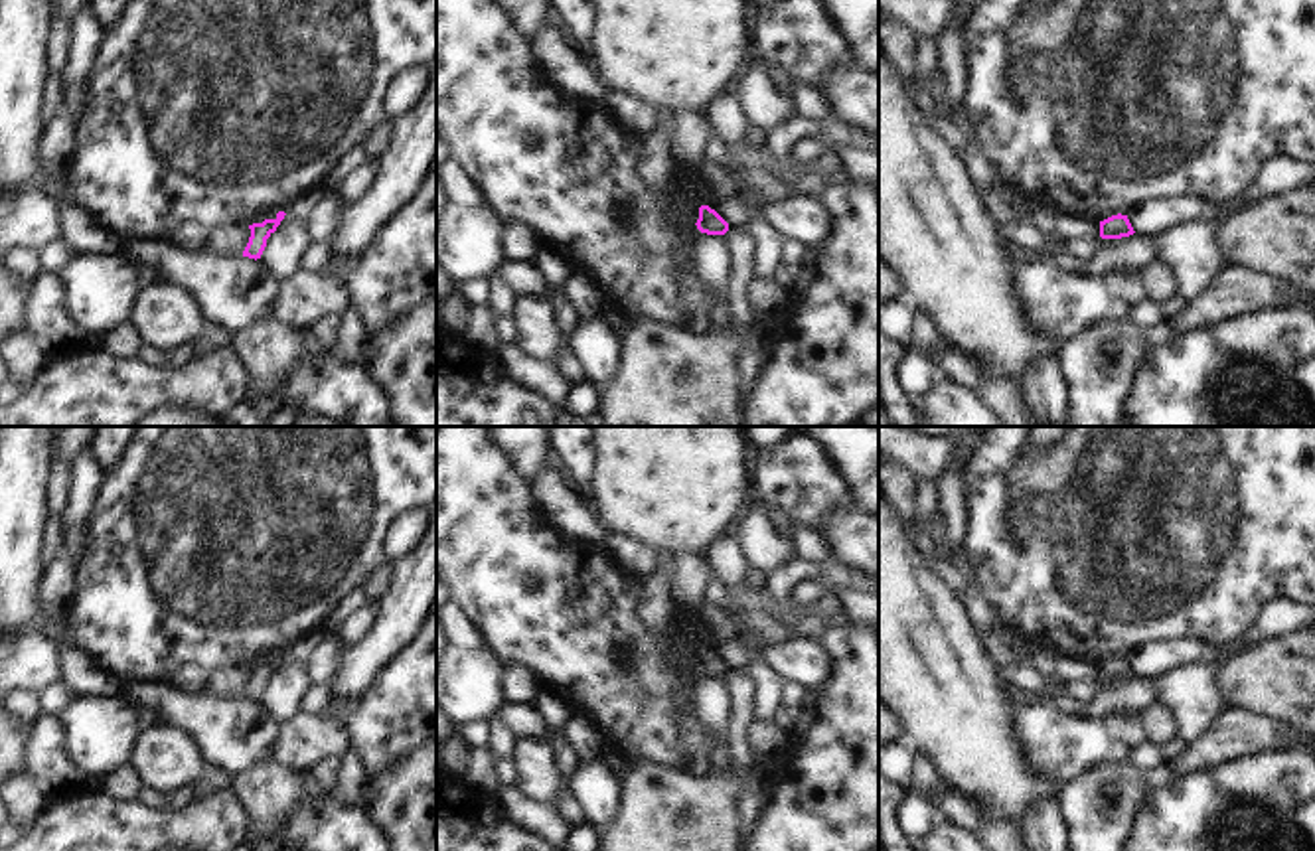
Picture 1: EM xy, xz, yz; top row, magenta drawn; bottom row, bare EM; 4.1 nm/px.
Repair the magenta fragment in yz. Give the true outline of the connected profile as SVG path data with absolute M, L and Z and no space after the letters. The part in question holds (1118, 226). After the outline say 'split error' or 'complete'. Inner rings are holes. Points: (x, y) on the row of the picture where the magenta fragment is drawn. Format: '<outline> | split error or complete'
M1118 213L1118 215L1112 215L1104 221L1100 221L1100 237L1102 239L1122 239L1122 237L1129 237L1133 233L1135 231L1133 231L1127 215Z | complete

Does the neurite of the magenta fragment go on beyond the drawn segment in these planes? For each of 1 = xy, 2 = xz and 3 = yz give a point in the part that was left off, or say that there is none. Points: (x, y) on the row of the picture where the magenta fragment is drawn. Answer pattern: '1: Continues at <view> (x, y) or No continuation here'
1: No continuation here
2: No continuation here
3: No continuation here

